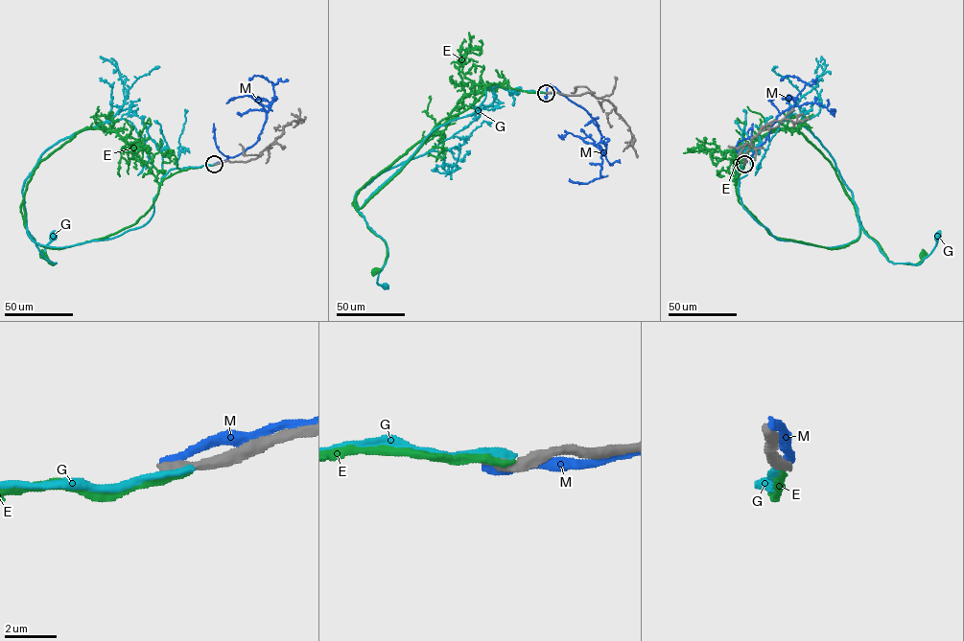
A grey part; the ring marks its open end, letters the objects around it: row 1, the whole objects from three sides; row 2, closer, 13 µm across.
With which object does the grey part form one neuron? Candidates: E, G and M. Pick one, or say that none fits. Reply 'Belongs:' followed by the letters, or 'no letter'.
Belongs: no letter

